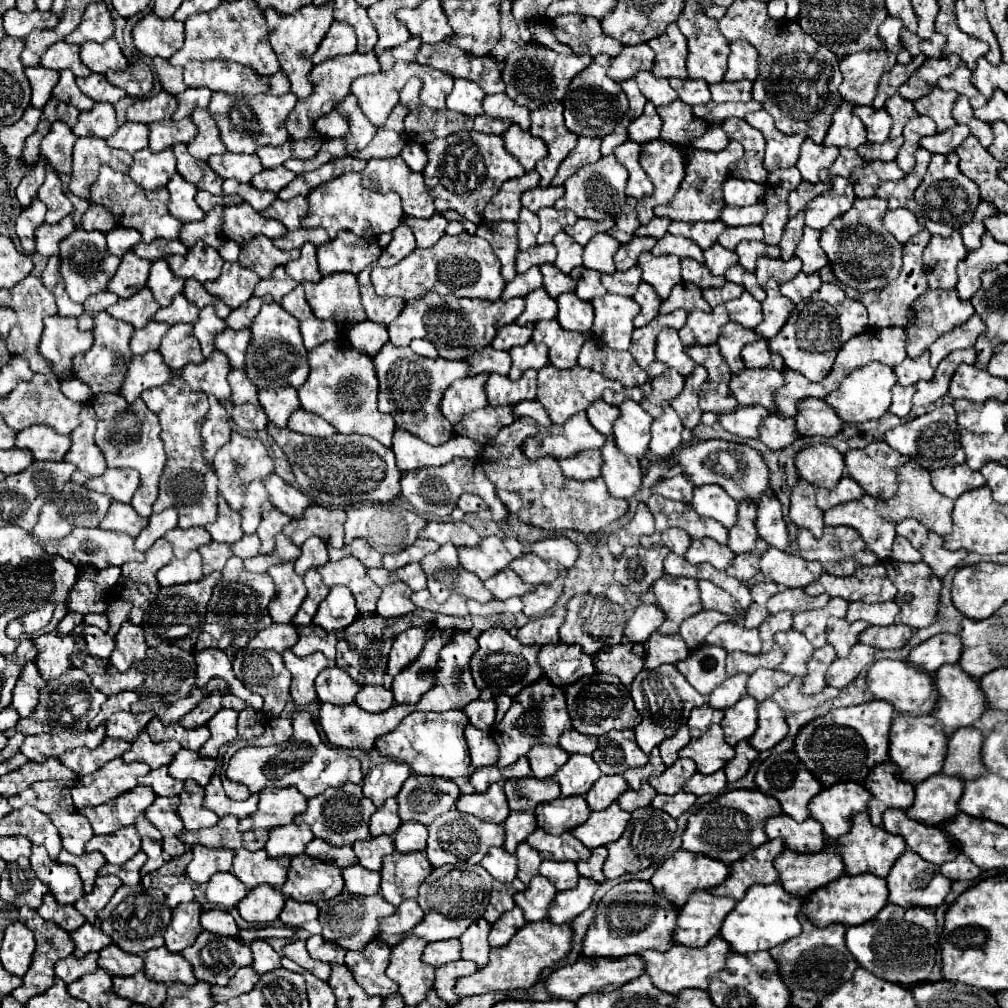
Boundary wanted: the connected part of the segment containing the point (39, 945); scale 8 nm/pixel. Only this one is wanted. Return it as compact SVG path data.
M20 907L20 911L18 911L18 921L24 923L24 925L34 933L34 937L36 937L36 949L34 949L34 955L32 955L30 969L28 969L26 975L22 977L24 983L22 983L22 987L18 987L16 991L12 991L12 997L14 997L18 1003L26 1005L26 1001L28 1001L30 997L40 995L40 993L44 993L48 987L52 987L52 983L54 983L54 965L56 965L56 961L66 959L68 955L72 955L72 951L74 951L74 941L70 939L70 933L66 933L66 931L60 929L60 927L56 927L54 923L48 923L48 921L40 919L40 915L38 915L34 909L30 909L30 907Z

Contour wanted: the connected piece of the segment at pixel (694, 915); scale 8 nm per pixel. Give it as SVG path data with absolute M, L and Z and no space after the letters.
M694 891L680 909L676 941L686 947L704 947L720 933L720 923L724 923L724 915L728 915L734 905L734 899L718 897L710 891Z

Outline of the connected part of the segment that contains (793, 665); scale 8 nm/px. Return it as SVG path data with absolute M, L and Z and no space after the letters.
M790 629L786 633L778 633L776 643L782 647L782 651L786 655L784 661L780 663L778 671L786 671L786 673L790 673L794 677L802 677L804 673L808 673L806 663L812 657L814 647L808 643L808 639L804 635Z

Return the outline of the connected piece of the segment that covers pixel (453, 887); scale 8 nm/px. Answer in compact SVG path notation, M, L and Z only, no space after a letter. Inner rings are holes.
M456 863L452 867L438 867L428 875L426 883L420 885L418 903L424 911L424 921L414 927L414 935L430 941L458 939L470 925L472 919L480 919L488 905L488 895L492 891L492 877L482 865Z

